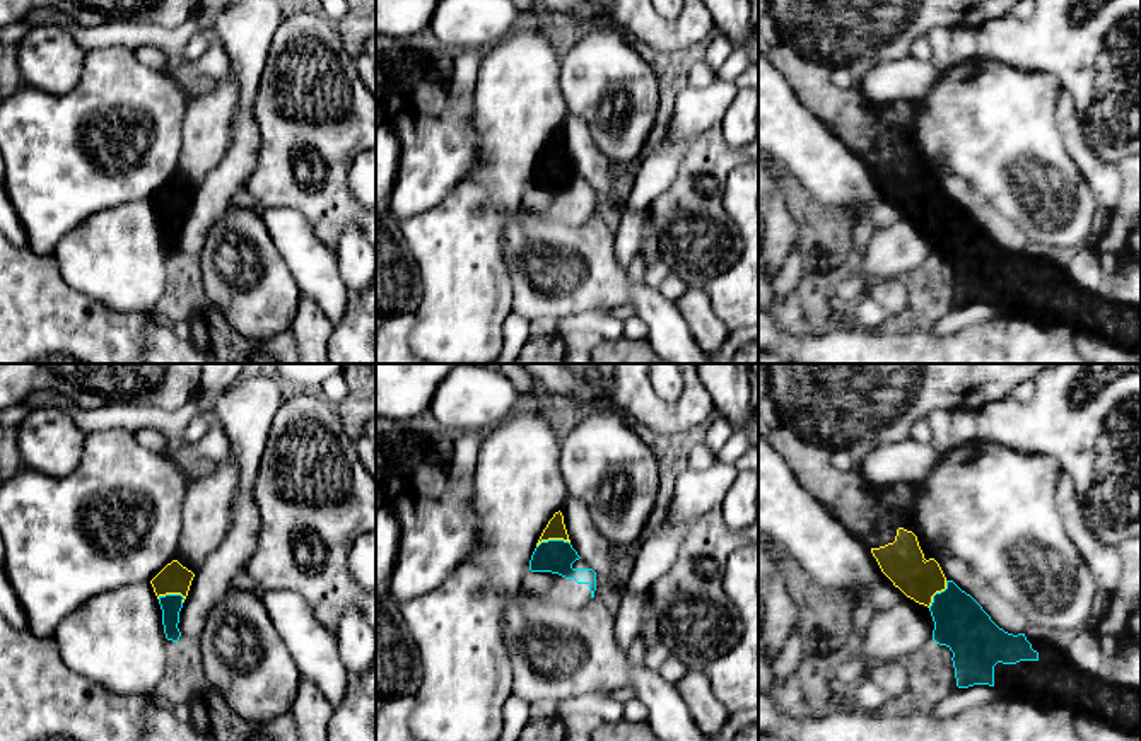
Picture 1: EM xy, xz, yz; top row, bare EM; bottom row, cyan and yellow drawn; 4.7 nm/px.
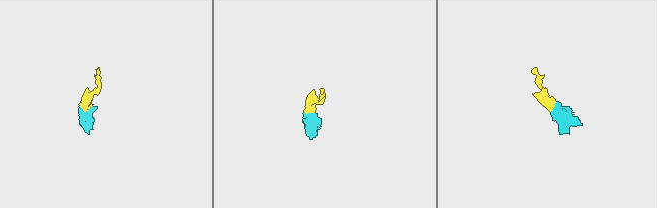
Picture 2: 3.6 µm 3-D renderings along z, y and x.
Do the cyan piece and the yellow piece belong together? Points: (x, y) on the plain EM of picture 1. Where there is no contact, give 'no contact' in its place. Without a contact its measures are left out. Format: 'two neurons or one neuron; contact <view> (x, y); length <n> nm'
one neuron; contact xz (552, 157); length 160 nm

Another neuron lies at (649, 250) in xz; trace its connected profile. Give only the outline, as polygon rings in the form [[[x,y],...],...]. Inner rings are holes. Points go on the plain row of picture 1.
[[[647,213],[646,224],[644,224],[641,254],[644,258],[646,266],[651,266],[651,265],[654,265],[656,261],[661,260],[656,229],[649,222],[649,213]]]

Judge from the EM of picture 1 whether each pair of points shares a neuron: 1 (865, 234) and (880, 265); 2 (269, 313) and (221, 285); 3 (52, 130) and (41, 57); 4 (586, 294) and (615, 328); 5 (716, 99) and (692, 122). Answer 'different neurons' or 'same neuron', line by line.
1: different neurons
2: same neuron
3: different neurons
4: different neurons
5: same neuron

